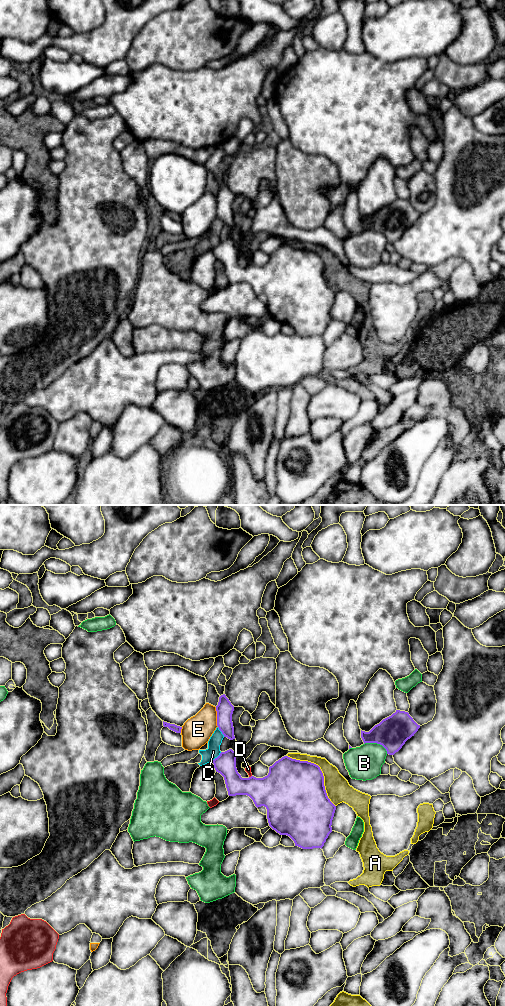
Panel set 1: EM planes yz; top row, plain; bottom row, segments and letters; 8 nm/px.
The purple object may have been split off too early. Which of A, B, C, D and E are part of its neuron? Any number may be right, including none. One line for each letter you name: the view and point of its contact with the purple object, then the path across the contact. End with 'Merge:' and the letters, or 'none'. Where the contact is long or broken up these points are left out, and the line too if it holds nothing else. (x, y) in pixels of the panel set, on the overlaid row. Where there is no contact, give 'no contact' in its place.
Merge: none

